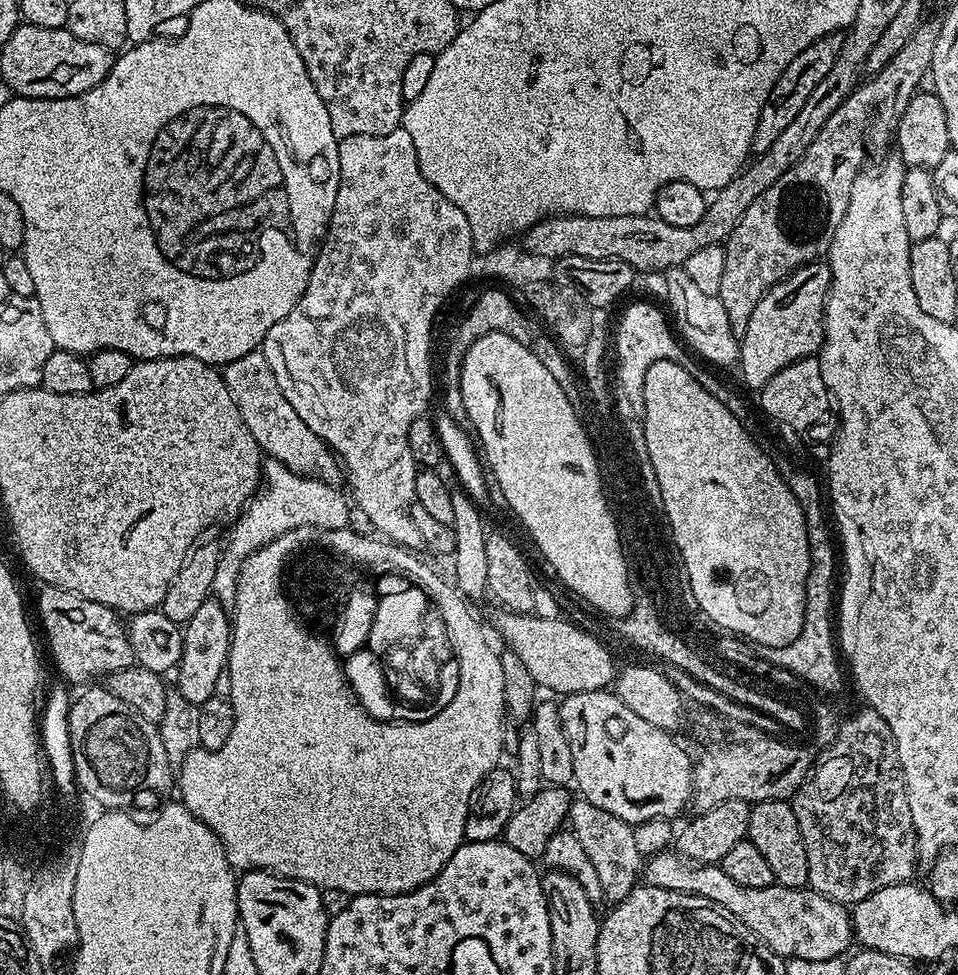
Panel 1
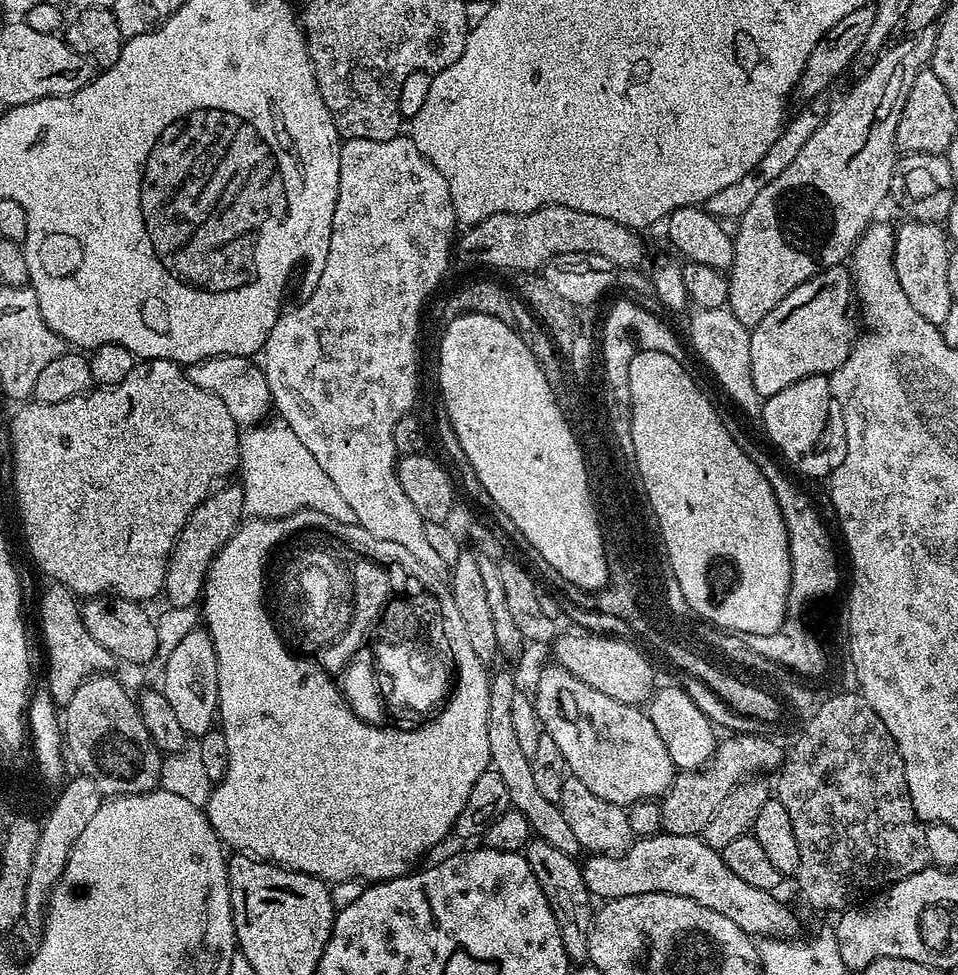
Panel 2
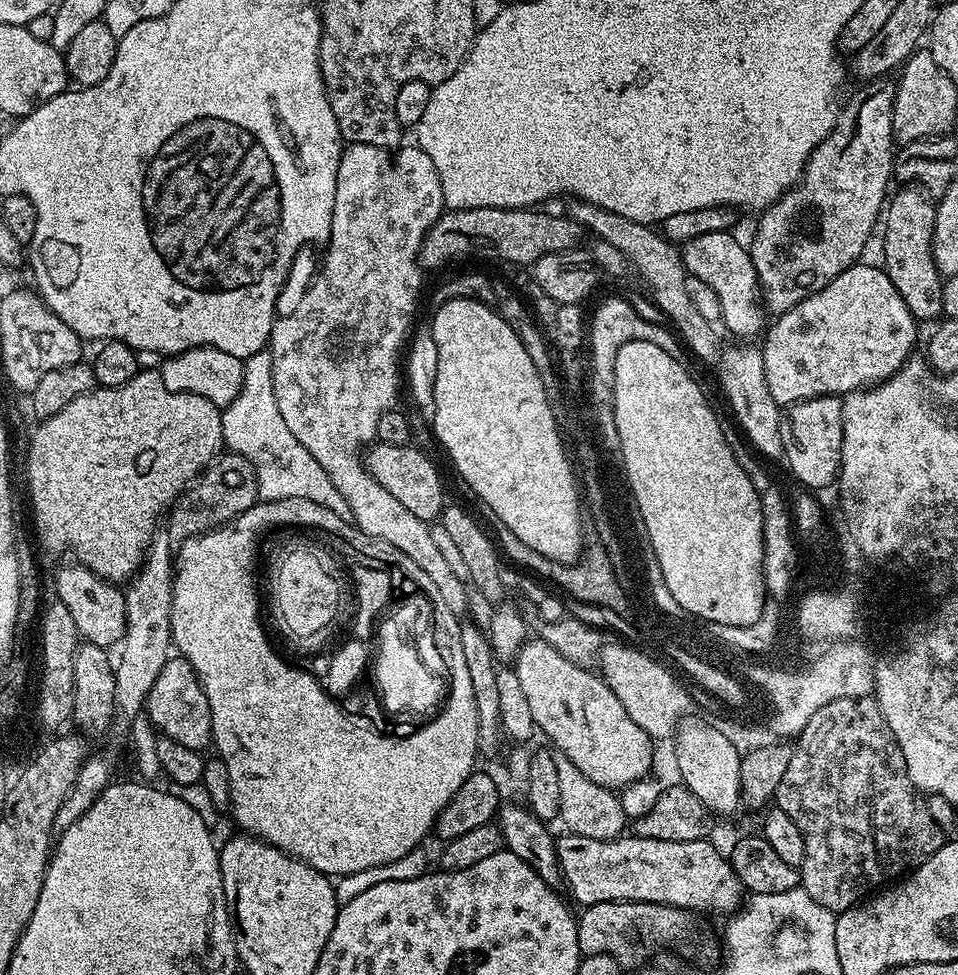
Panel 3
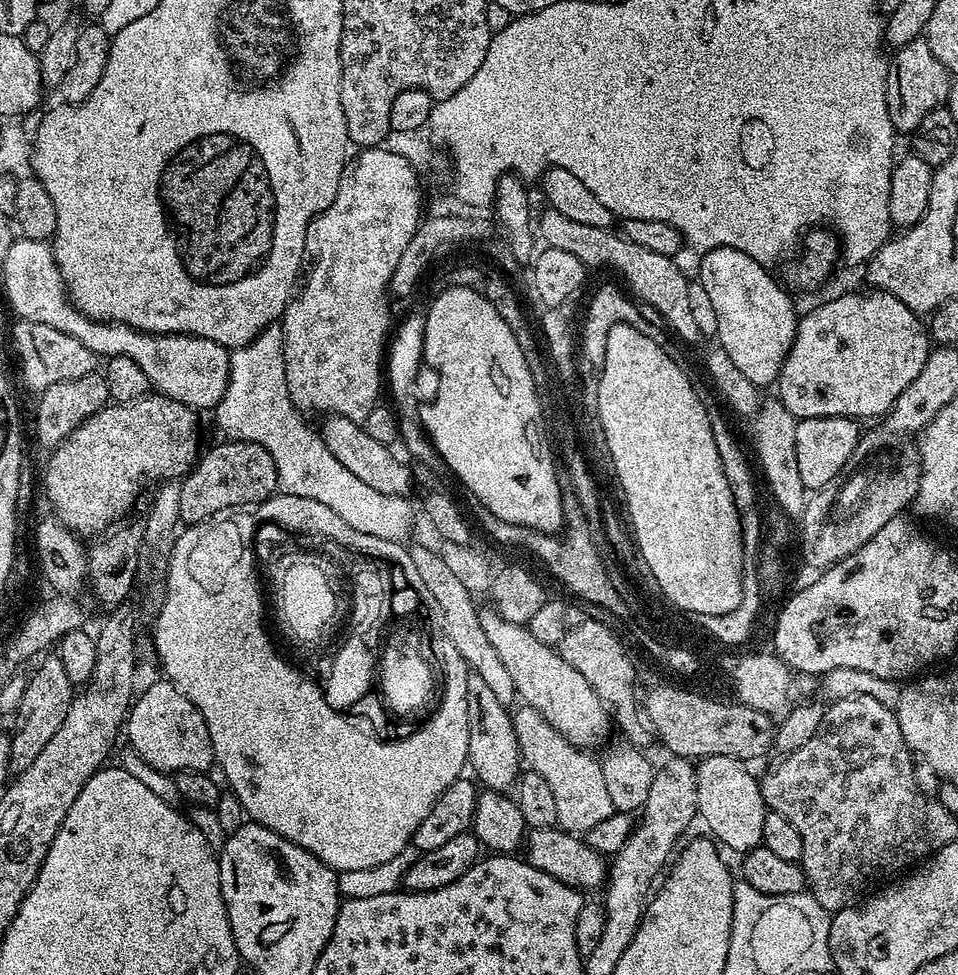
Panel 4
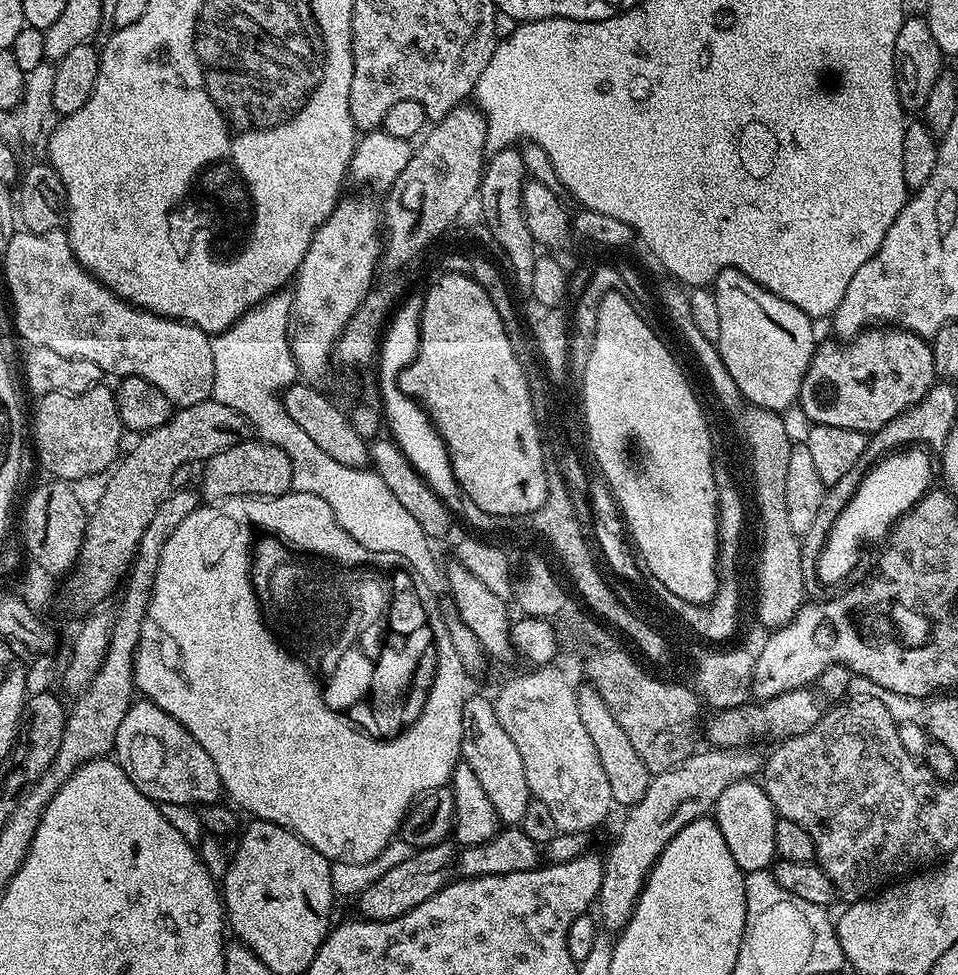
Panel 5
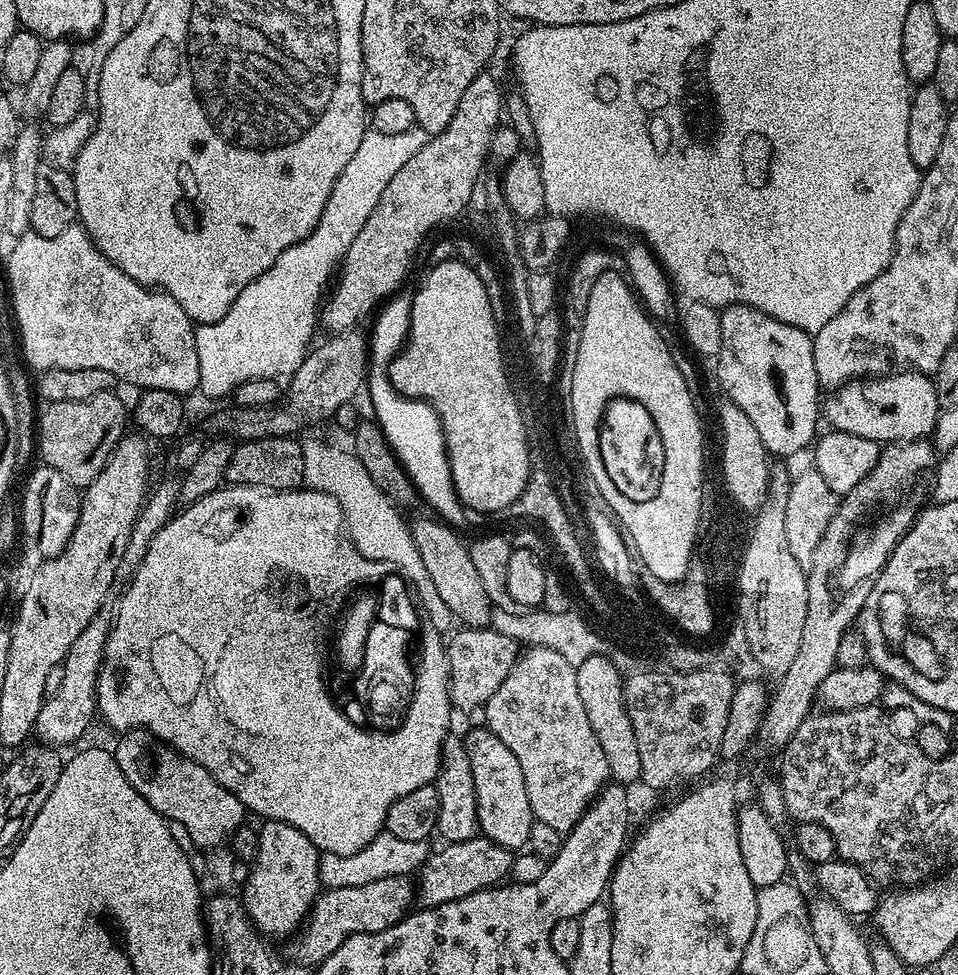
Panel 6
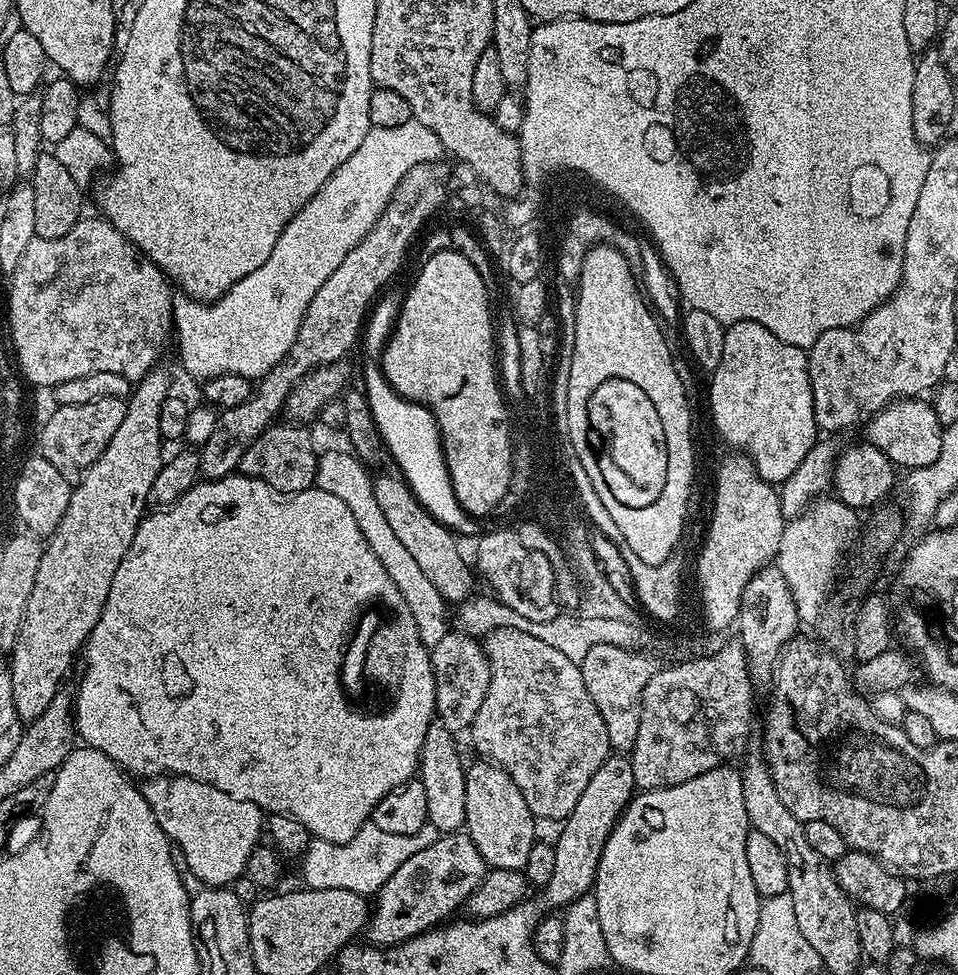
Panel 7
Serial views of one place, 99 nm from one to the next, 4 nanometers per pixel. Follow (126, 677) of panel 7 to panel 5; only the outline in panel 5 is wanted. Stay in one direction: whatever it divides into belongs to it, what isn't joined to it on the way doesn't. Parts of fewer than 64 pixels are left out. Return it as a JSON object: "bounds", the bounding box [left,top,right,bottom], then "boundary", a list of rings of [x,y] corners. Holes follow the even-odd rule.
{"bounds":[135,492,466,864],"boundary":[[[284,492],[280,496],[284,504],[264,504],[255,496],[231,496],[227,500],[205,503],[196,508],[174,535],[166,542],[166,550],[162,550],[162,562],[158,566],[158,578],[154,582],[152,601],[146,610],[146,618],[142,622],[140,644],[136,647],[136,682],[135,691],[145,700],[153,700],[166,714],[170,714],[197,742],[204,747],[206,754],[214,758],[214,766],[218,766],[220,783],[226,796],[237,809],[245,808],[249,817],[274,822],[302,838],[318,854],[322,854],[330,862],[350,862],[361,864],[370,862],[386,850],[386,846],[397,839],[400,826],[408,815],[408,809],[426,792],[445,787],[452,779],[452,772],[461,763],[460,743],[464,729],[464,702],[466,697],[460,692],[460,676],[465,672],[462,664],[444,666],[444,680],[430,680],[428,697],[424,700],[424,713],[416,721],[409,723],[400,735],[392,739],[381,739],[375,735],[361,732],[353,726],[347,715],[335,712],[333,705],[324,699],[321,685],[316,685],[317,677],[310,670],[291,665],[279,656],[274,646],[270,646],[268,638],[260,638],[260,624],[257,616],[252,616],[252,592],[244,592],[244,536],[250,535],[252,520],[276,520],[276,528],[332,528],[336,520],[334,510],[324,512],[326,502],[322,502],[314,494],[301,492]]]}

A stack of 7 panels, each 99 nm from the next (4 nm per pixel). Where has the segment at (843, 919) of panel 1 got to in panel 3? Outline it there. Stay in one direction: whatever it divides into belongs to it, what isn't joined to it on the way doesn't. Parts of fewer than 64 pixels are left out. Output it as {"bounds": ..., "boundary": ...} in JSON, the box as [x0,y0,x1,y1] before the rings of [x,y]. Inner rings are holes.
{"bounds":[556,834,742,914],"boundary":[[[562,834],[556,836],[556,853],[558,854],[558,866],[562,877],[563,887],[568,887],[567,895],[580,903],[580,906],[589,904],[597,904],[598,902],[610,902],[611,900],[637,900],[638,902],[646,902],[647,904],[669,904],[671,908],[682,908],[691,910],[693,913],[699,912],[725,912],[731,914],[739,909],[742,903],[742,889],[740,879],[732,872],[731,859],[726,858],[711,844],[711,839],[695,840],[694,842],[662,842],[658,838],[642,838],[631,834],[621,834],[614,840],[599,840],[598,838],[582,838],[571,834]]]}

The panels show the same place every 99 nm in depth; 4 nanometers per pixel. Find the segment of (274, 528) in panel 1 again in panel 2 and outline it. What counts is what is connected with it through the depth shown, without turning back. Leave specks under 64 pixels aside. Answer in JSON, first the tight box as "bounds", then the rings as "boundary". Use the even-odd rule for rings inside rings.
{"bounds":[238,422,354,524],"boundary":[[[283,422],[252,426],[240,437],[240,467],[238,480],[244,490],[244,511],[257,520],[277,520],[303,508],[318,510],[340,524],[354,521],[354,510],[346,506],[346,498],[338,494],[334,482],[326,478],[326,470]]]}

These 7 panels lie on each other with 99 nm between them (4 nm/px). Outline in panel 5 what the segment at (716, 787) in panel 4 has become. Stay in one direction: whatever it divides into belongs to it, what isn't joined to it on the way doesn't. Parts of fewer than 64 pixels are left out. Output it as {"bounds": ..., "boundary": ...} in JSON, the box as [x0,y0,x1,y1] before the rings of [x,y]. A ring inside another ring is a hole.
{"bounds":[714,779,778,872],"boundary":[[[755,779],[739,780],[718,798],[714,809],[714,819],[718,830],[722,830],[722,838],[726,838],[726,846],[730,846],[730,854],[734,854],[734,862],[738,862],[741,872],[763,872],[771,869],[777,859],[774,830],[778,819],[778,808],[768,797],[768,792]]]}

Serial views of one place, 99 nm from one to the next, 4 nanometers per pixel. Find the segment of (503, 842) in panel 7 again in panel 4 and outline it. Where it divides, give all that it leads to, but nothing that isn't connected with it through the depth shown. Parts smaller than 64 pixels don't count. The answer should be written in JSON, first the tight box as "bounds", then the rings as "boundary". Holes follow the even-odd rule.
{"bounds":[466,671,522,794],"boundary":[[[469,671],[466,678],[466,710],[468,711],[468,763],[471,775],[485,789],[501,794],[509,791],[508,787],[517,783],[522,772],[522,757],[518,738],[514,734],[512,717],[509,709],[498,702],[495,694],[482,682],[481,675]]]}

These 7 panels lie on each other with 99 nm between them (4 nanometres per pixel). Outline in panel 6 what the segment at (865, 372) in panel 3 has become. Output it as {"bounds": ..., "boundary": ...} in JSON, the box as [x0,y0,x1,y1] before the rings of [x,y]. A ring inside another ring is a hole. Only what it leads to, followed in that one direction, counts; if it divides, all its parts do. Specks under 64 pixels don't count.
{"bounds":[822,370,940,446],"boundary":[[[896,370],[883,378],[851,380],[829,396],[832,397],[822,404],[822,416],[825,421],[828,419],[829,429],[858,434],[858,438],[870,438],[881,446],[931,437],[940,416],[938,394],[934,394],[931,379],[925,373],[911,370]]]}

